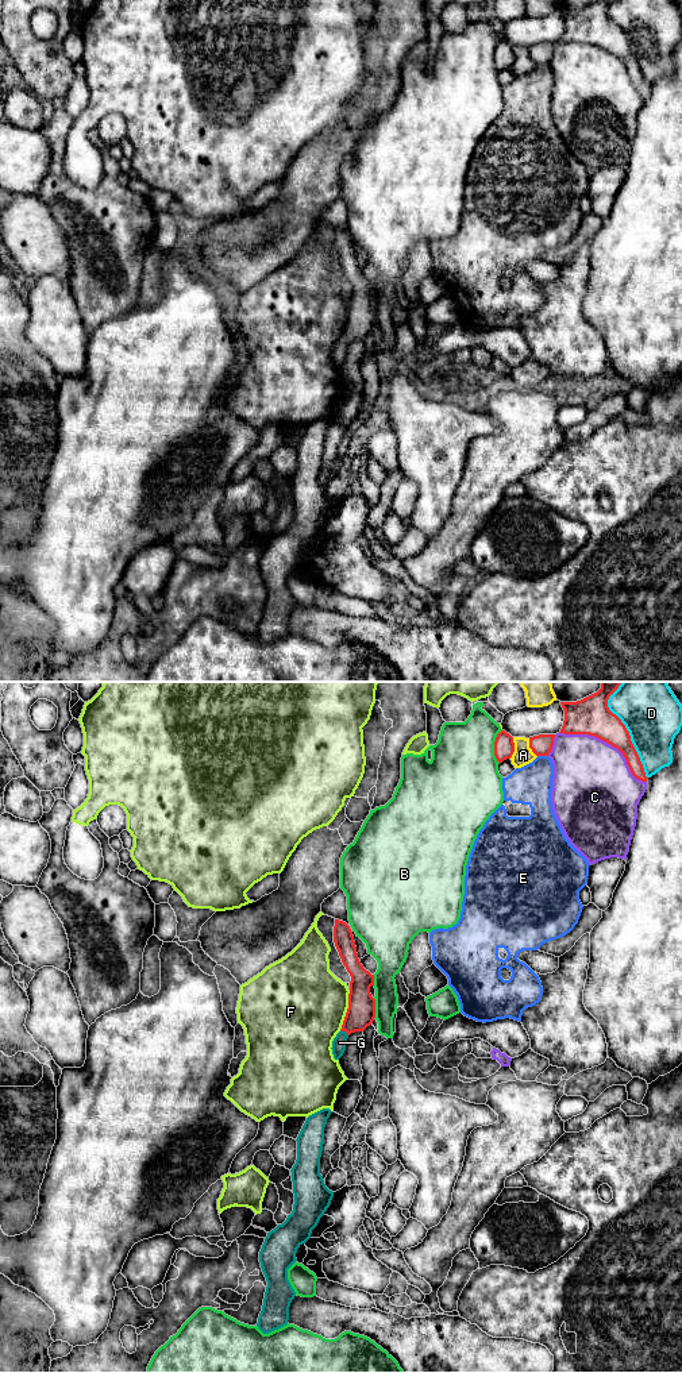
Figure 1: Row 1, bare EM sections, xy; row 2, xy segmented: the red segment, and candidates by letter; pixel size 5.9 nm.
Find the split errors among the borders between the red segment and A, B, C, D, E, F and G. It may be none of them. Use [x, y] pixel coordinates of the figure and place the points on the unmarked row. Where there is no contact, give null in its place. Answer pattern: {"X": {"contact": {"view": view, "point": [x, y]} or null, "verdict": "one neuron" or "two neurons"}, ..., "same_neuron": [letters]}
{"A": {"contact": {"view": "xy", "point": [513, 57]}, "verdict": "two neurons"}, "B": {"contact": {"view": "xy", "point": [494, 56]}, "verdict": "two neurons"}, "C": {"contact": {"view": "xy", "point": [608, 51]}, "verdict": "two neurons"}, "D": {"contact": {"view": "xy", "point": [628, 43]}, "verdict": "two neurons"}, "E": {"contact": {"view": "xy", "point": [543, 64]}, "verdict": "two neurons"}, "F": {"contact": {"view": "xy", "point": [347, 319]}, "verdict": "two neurons"}, "G": {"contact": {"view": "xy", "point": [345, 339]}, "verdict": "one neuron"}, "same_neuron": ["G"]}

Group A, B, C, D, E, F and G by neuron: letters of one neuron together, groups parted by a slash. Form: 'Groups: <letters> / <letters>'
Groups: A / B / C / D / E / F / G

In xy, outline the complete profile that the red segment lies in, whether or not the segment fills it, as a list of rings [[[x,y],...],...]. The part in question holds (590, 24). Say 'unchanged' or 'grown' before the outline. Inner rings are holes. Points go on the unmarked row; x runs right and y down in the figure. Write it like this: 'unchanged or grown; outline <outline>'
unchanged; outline [[[597,0],[577,11],[560,11],[565,30],[559,42],[594,45],[617,57],[627,69],[632,84],[647,90],[640,66],[621,28],[608,16],[614,0]]]

